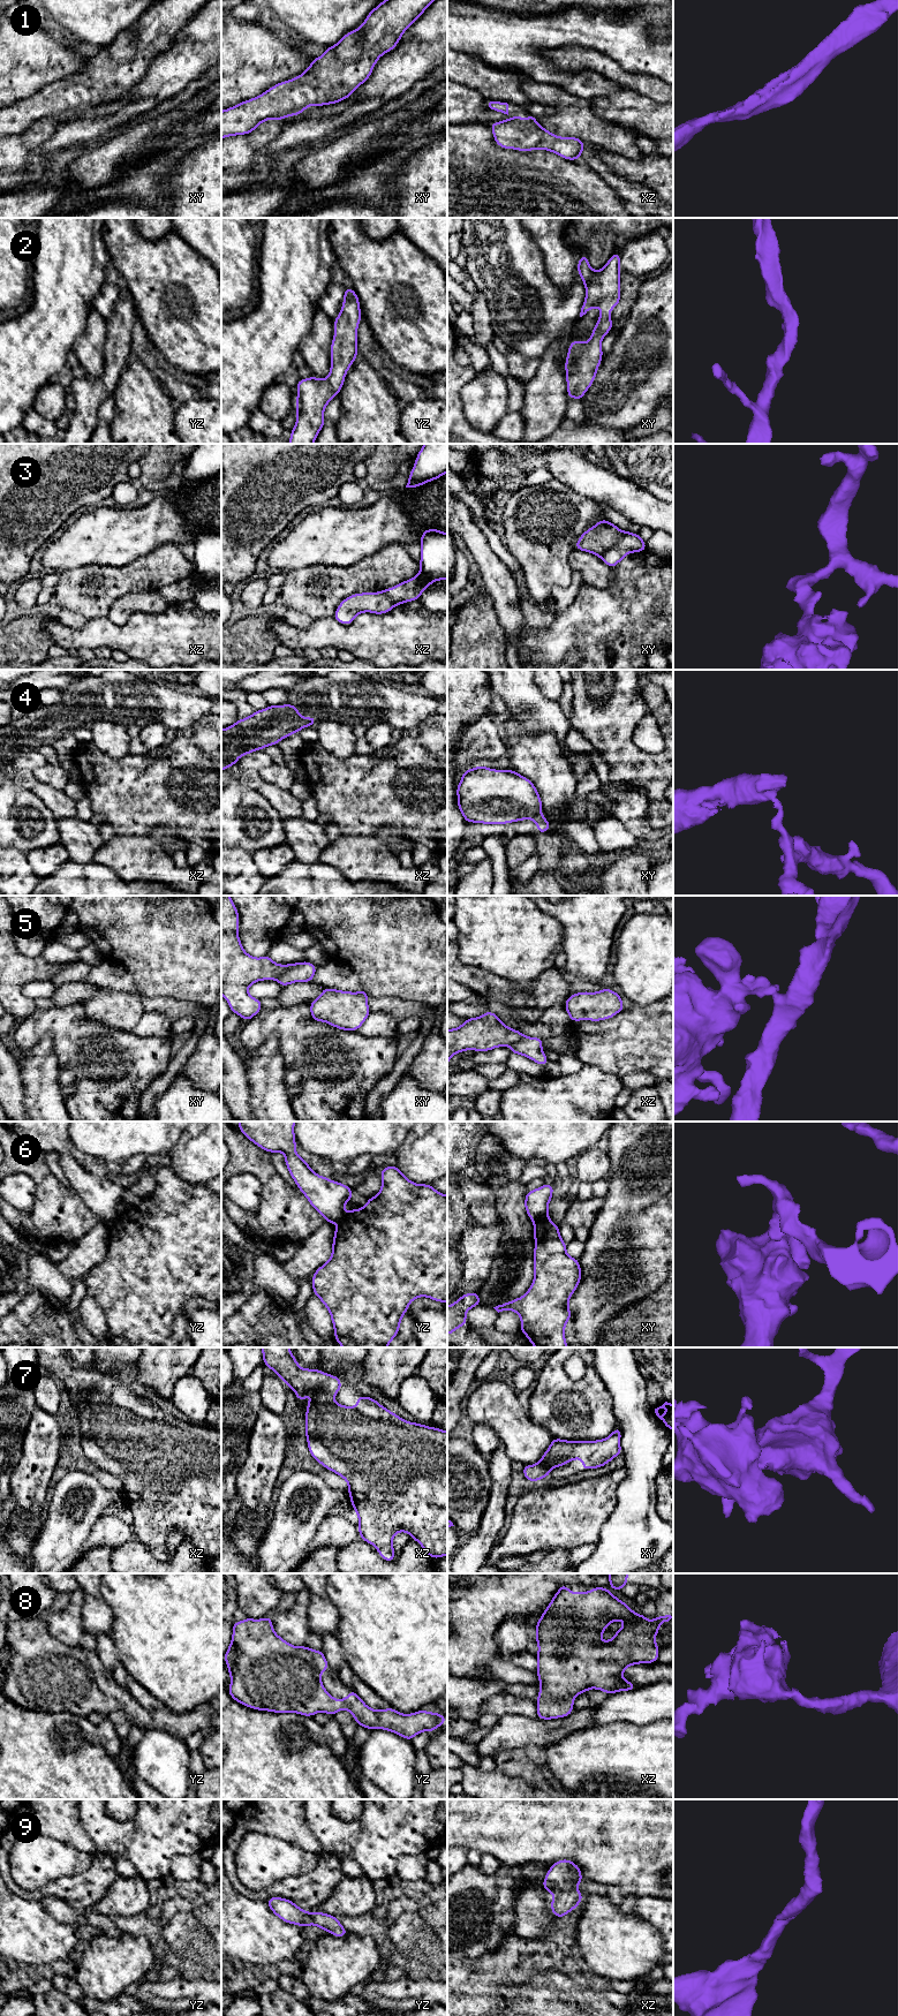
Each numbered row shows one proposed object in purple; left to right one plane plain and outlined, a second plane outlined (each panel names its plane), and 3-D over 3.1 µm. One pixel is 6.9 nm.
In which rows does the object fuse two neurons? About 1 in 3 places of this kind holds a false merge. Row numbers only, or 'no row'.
3, 4, 5, 6

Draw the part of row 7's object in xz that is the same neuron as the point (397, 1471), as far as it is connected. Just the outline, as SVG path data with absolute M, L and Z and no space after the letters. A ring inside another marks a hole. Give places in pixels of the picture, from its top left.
M261 1347L263 1365L271 1368L296 1395L304 1400L309 1391L312 1398L305 1409L304 1420L308 1450L324 1467L342 1477L348 1483L352 1507L359 1516L359 1532L363 1541L376 1547L383 1560L395 1558L393 1536L407 1532L431 1558L447 1555L447 1432L406 1421L382 1406L375 1398L357 1396L355 1407L340 1405L334 1396L342 1389L340 1377L299 1366L289 1347Z

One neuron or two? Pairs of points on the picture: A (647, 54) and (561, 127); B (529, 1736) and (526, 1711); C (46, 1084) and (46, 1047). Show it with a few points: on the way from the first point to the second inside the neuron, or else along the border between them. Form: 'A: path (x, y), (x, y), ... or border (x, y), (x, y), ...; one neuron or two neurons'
A: border (564, 89), (588, 100); two neurons
B: border (536, 1715), (504, 1714), (500, 1718); two neurons
C: path (46, 1074), (46, 1056); one neuron

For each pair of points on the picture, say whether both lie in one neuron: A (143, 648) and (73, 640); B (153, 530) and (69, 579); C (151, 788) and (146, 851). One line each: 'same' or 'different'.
A: same
B: different
C: different

